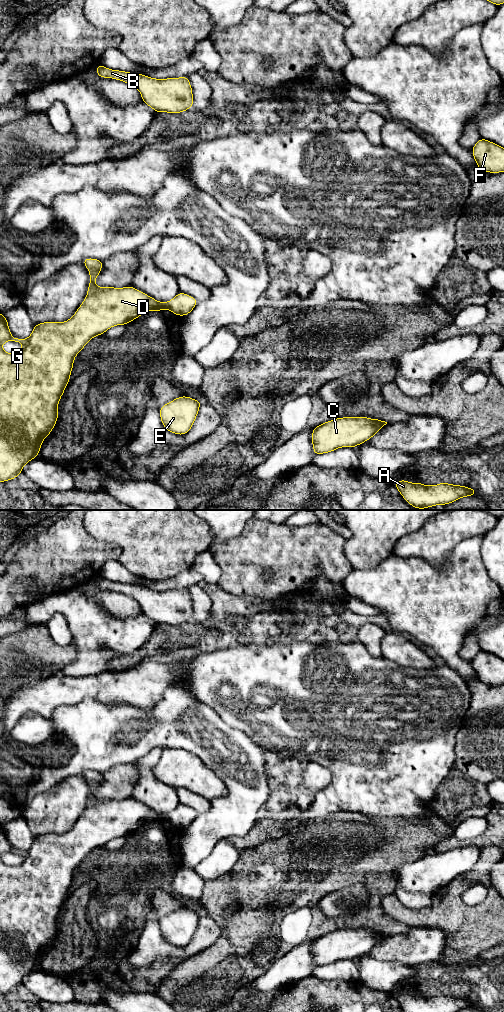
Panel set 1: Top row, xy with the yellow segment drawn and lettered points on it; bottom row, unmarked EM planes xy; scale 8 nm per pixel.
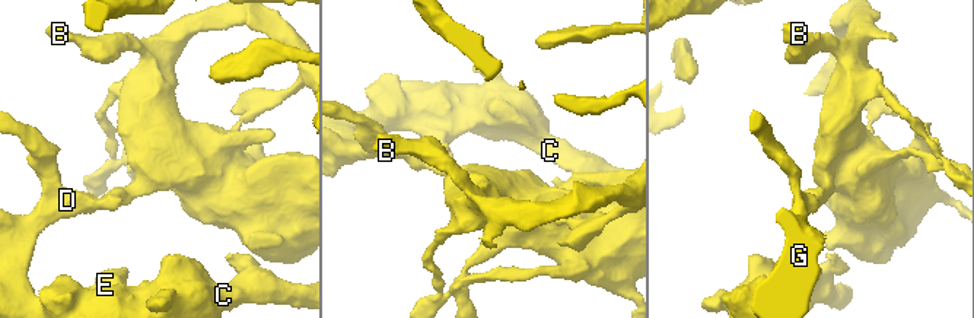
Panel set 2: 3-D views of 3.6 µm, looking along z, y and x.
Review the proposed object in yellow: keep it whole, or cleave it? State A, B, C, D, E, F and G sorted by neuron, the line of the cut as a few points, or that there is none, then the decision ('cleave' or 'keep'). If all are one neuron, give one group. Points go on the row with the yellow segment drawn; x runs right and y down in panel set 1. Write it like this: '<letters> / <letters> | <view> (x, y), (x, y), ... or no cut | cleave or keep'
A C D E G / B F | xy (155, 300), (155, 305), (151, 310) | cleave

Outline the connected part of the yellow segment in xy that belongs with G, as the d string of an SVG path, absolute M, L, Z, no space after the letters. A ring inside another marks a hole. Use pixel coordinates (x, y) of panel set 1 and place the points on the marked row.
M86 258L82 263L89 270L88 291L86 298L69 320L35 324L33 332L27 339L18 339L11 334L7 317L0 313L0 483L15 479L22 474L24 465L38 457L42 442L57 423L58 403L69 383L76 355L92 338L102 335L113 326L127 325L144 315L145 310L151 312L155 306L154 298L132 286L122 288L97 286L95 280L103 267L102 260ZM9 341L19 342L22 351L18 354L5 352L2 344Z

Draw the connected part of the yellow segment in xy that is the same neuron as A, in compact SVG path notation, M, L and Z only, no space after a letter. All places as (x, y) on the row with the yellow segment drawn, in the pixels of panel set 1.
M404 479L393 483L401 496L412 507L426 509L436 505L447 505L467 496L475 496L473 488L453 485L442 481L437 485L424 485L420 482L412 483Z

